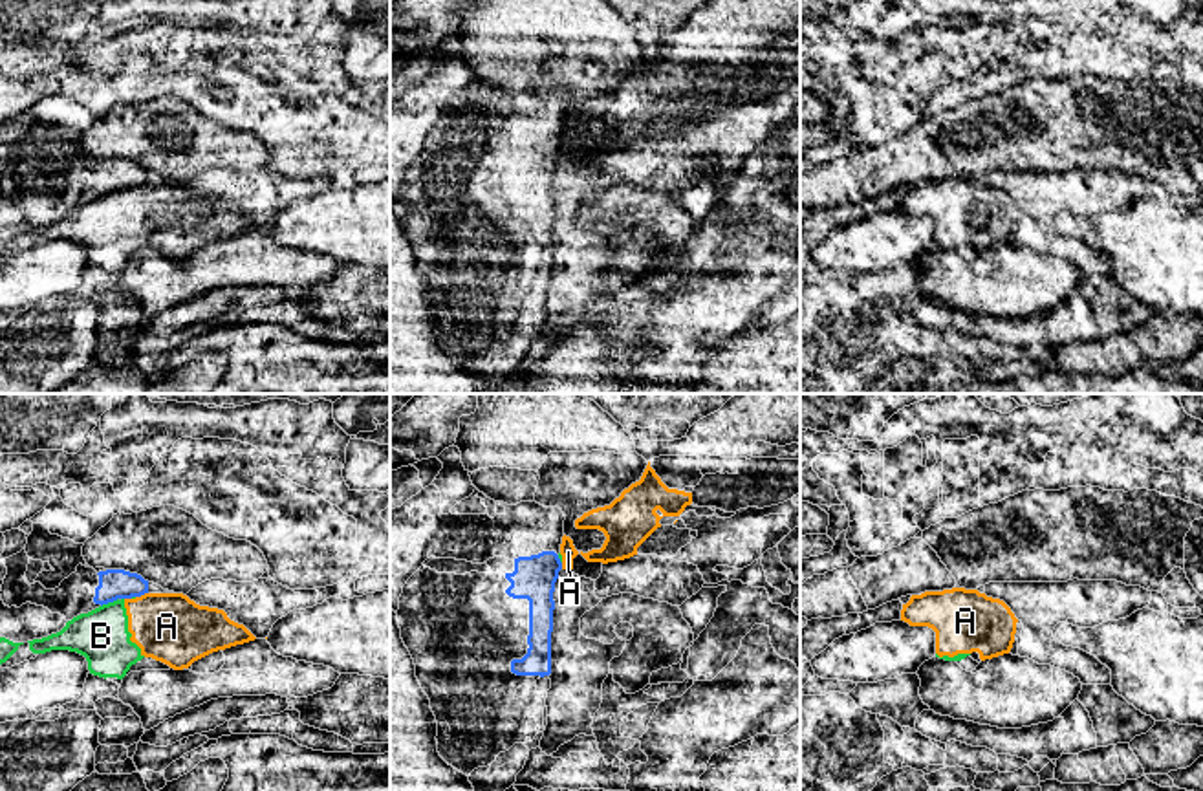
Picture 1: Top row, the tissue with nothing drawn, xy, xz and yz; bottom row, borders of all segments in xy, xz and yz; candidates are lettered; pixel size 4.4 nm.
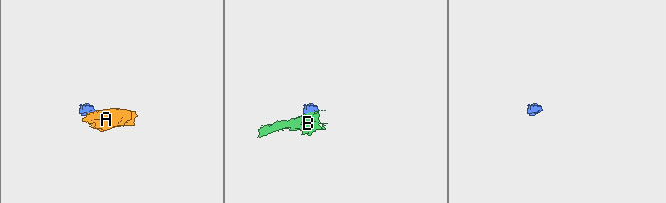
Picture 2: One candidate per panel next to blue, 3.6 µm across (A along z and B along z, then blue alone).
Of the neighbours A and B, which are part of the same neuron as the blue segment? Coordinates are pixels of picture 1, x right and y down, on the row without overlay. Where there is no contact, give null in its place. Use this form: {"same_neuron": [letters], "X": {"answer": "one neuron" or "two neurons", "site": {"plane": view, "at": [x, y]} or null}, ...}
{"same_neuron": [], "A": {"answer": "two neurons", "site": {"plane": "xy", "at": [141, 184]}}, "B": {"answer": "two neurons", "site": {"plane": "xy", "at": [108, 191]}}}

